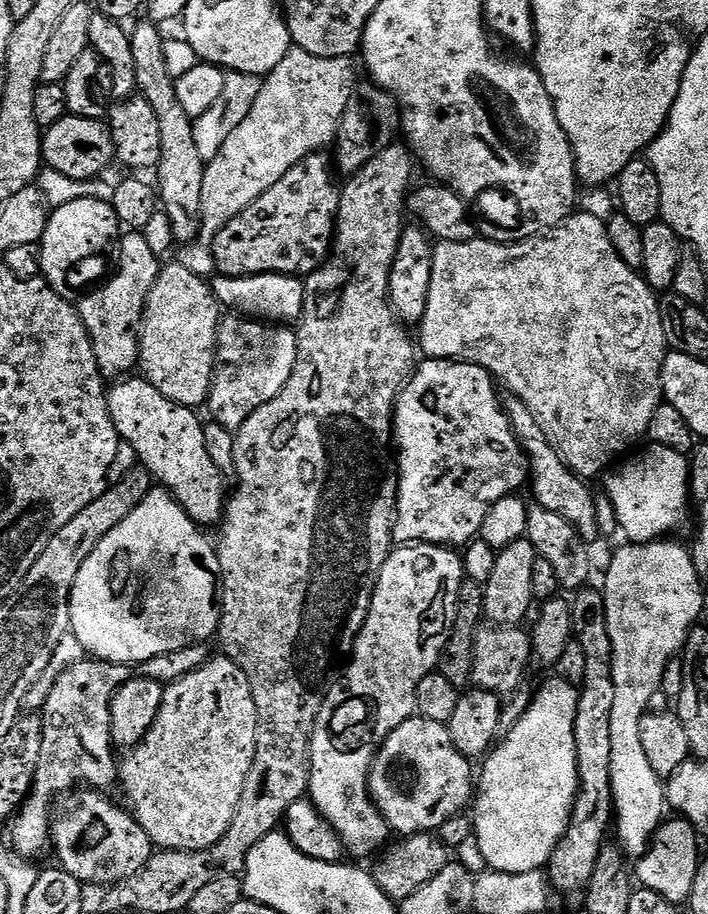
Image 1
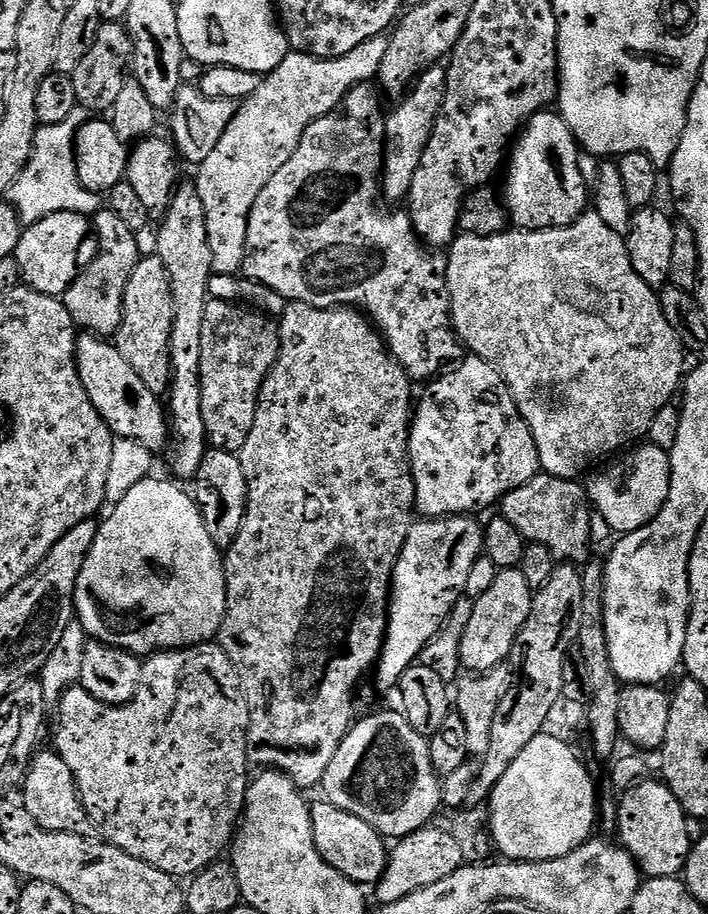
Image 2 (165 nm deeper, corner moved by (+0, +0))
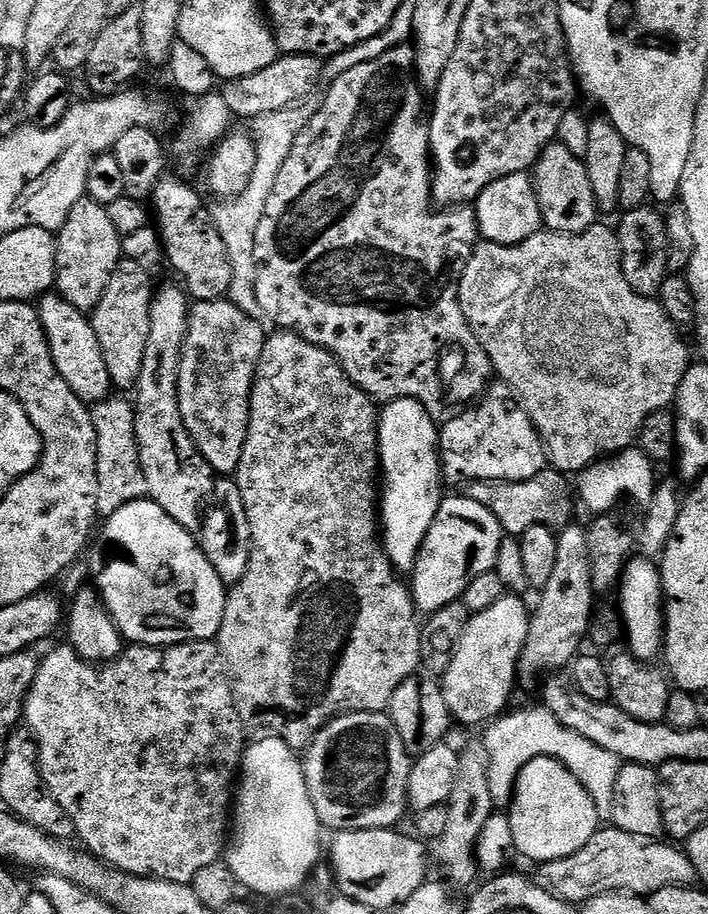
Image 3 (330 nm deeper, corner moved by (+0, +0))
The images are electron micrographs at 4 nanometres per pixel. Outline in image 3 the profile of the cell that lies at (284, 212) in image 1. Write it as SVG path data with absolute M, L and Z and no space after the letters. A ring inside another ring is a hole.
M411 43L399 44L397 48L386 50L382 58L374 58L354 66L354 70L346 70L346 74L331 81L327 87L328 97L321 102L320 108L318 104L302 134L298 134L278 174L278 182L274 182L274 190L266 202L266 214L262 214L262 222L258 222L258 234L254 238L258 302L277 329L293 332L306 338L306 342L325 348L340 363L350 382L354 382L354 386L361 388L373 400L387 402L409 396L412 400L422 402L432 417L447 417L479 401L485 395L484 387L488 379L494 376L490 358L470 330L460 305L460 279L466 270L466 262L470 262L476 245L482 240L475 207L457 206L437 210L433 205L425 93L416 79L416 50Z

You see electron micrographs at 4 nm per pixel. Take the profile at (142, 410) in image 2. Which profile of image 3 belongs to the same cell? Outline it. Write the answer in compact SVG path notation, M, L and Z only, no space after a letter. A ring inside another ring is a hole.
M45 294L39 297L38 311L44 333L54 358L58 374L78 394L78 398L89 406L95 406L101 400L108 399L113 391L110 370L106 370L106 358L102 358L102 346L98 346L98 334L94 334L91 319L79 312L70 302L63 300L59 294Z

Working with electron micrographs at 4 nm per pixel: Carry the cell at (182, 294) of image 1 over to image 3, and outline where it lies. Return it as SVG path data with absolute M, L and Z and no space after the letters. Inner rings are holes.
M124 260L119 270L110 278L102 302L90 313L94 334L98 334L98 346L102 346L102 358L106 358L106 370L110 370L113 389L135 389L138 374L142 374L142 358L146 355L146 338L150 338L150 310L152 309L152 276L139 260Z

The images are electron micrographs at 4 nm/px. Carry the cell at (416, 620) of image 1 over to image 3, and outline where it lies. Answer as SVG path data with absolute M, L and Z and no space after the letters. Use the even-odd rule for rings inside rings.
M467 494L452 496L449 500L448 497L441 499L438 514L422 542L420 553L416 556L416 564L410 573L410 591L412 601L416 603L417 613L427 614L442 610L442 606L463 597L466 586L473 576L493 571L496 567L501 539L502 529L498 518L494 518L494 514L486 510L486 506L474 502Z

